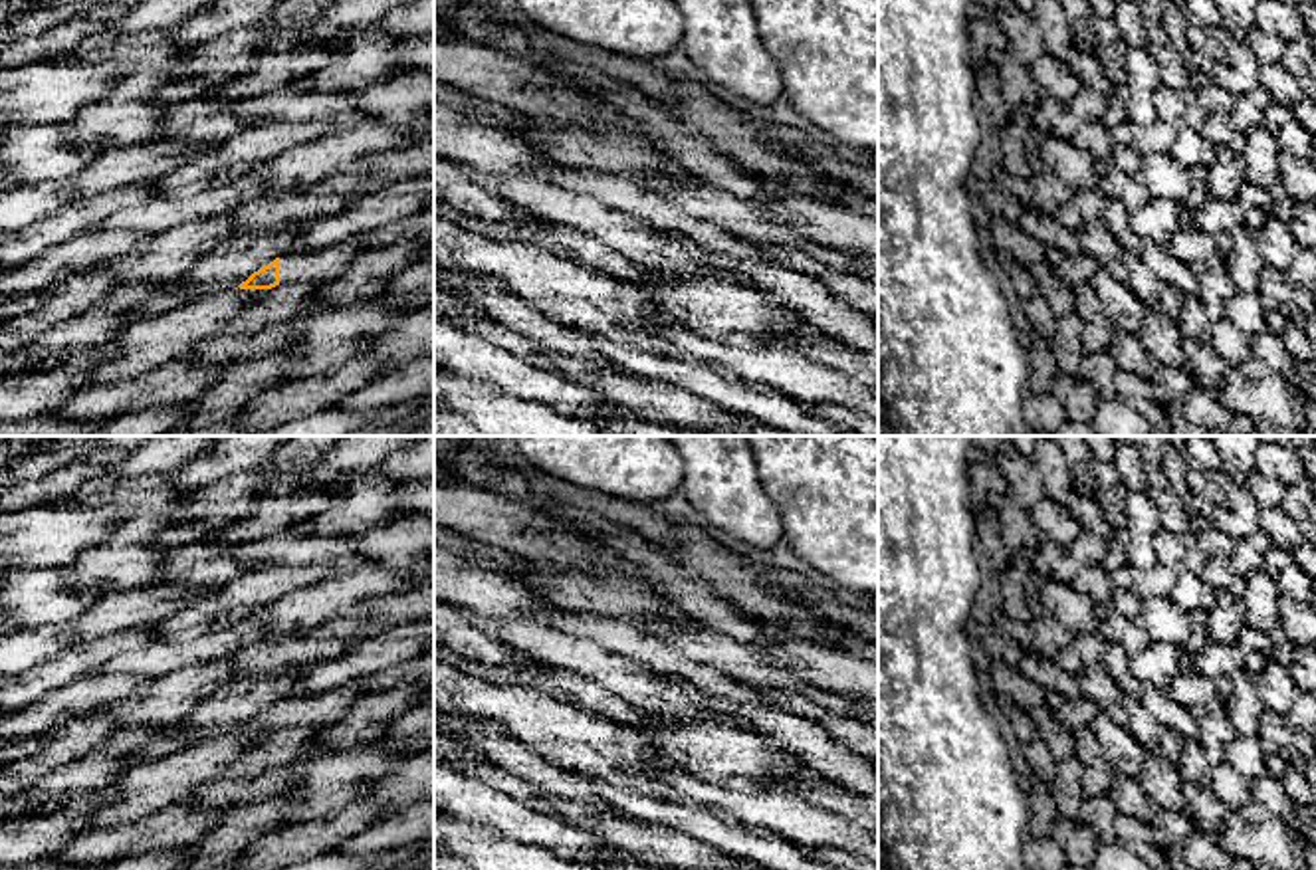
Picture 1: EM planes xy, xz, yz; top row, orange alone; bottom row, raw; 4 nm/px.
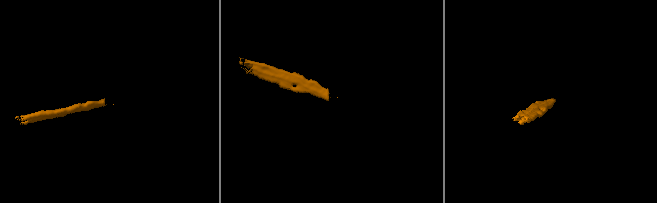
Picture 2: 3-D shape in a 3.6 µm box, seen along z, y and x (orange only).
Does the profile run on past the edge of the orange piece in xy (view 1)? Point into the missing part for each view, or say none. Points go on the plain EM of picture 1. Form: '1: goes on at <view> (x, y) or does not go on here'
1: goes on at xy (324, 708)

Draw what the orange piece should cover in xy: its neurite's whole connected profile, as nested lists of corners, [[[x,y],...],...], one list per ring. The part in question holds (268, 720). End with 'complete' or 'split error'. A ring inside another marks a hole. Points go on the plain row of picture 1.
[[[359,682],[305,696],[285,696],[254,715],[240,733],[272,733],[279,727],[323,727],[345,717],[361,696],[369,694]]]; split error

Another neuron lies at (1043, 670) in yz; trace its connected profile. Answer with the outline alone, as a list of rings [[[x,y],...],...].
[[[1025,652],[1017,668],[1025,678],[1033,680],[1048,694],[1058,694],[1066,700],[1076,700],[1082,696],[1078,678],[1058,668],[1050,656]]]

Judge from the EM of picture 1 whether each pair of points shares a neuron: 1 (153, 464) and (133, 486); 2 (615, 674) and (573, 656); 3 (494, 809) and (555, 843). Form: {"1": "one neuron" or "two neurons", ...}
{"1": "two neurons", "2": "one neuron", "3": "one neuron"}

